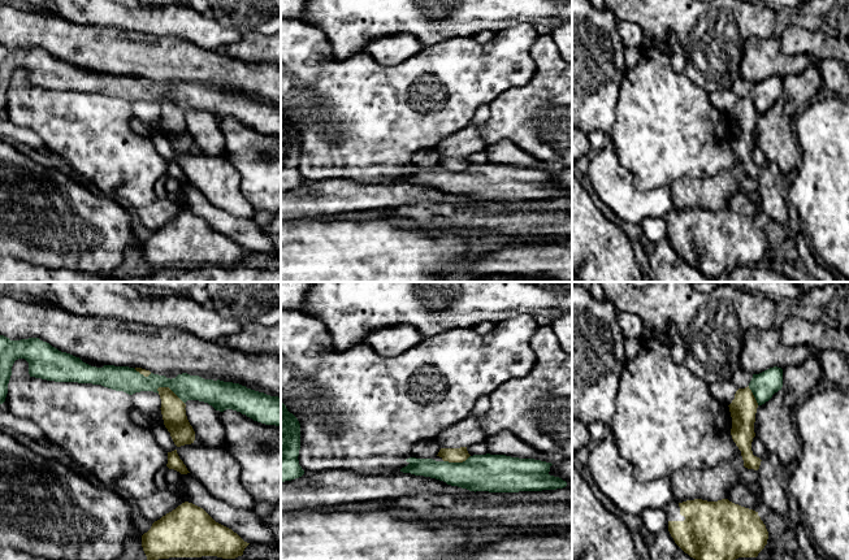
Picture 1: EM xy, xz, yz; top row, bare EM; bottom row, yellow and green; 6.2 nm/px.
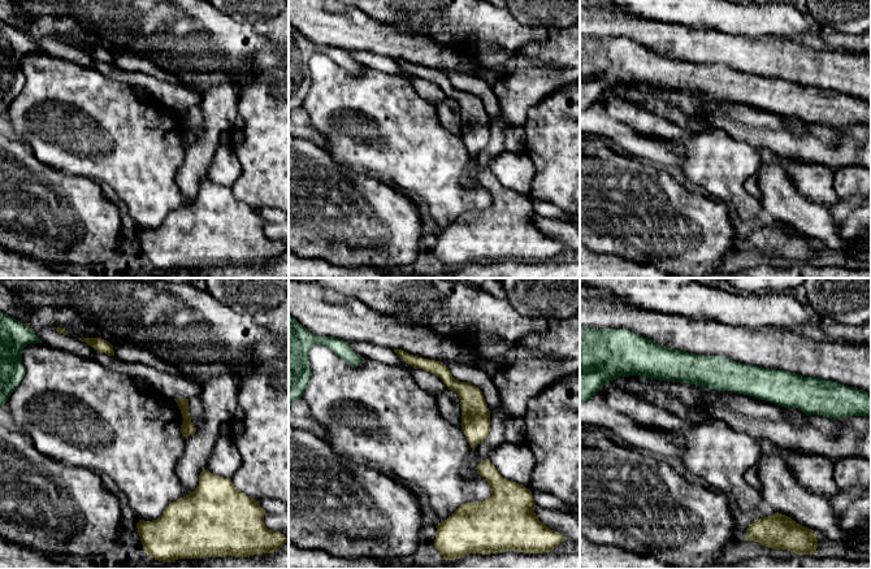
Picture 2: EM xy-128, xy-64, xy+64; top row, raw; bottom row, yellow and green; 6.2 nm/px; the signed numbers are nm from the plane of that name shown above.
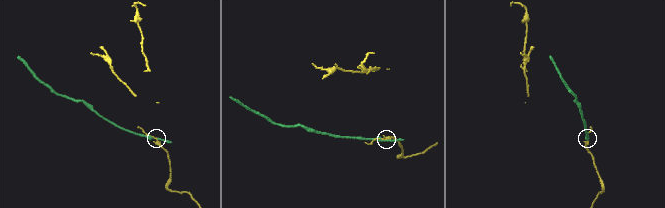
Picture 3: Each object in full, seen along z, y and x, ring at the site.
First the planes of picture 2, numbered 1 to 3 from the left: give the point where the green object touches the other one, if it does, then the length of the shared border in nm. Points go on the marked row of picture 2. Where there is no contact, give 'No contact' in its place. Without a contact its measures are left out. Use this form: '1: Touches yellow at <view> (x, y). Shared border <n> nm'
1: Touches yellow at xy-128 (26, 325). Shared border 40 nm
2: No contact
3: No contact

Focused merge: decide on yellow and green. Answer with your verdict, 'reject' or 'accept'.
reject

